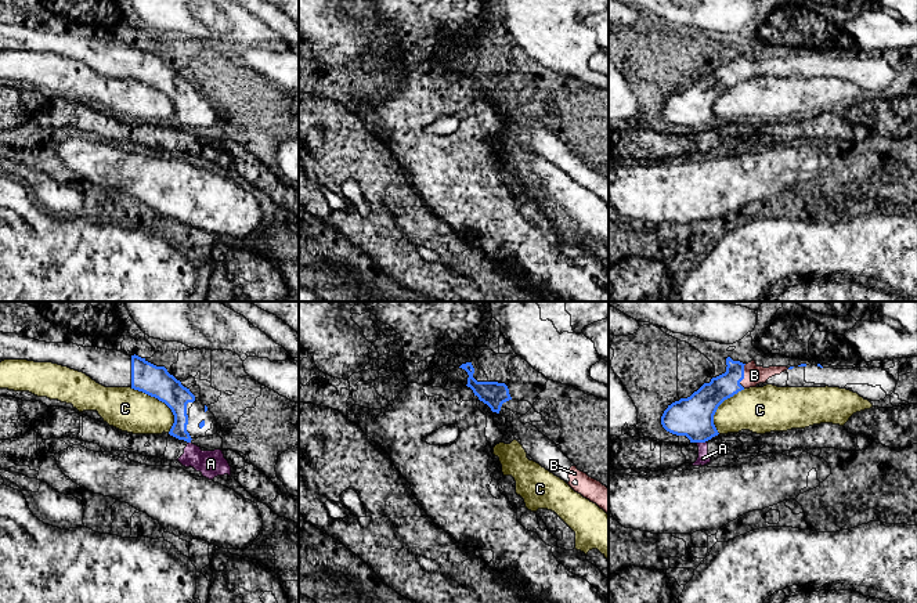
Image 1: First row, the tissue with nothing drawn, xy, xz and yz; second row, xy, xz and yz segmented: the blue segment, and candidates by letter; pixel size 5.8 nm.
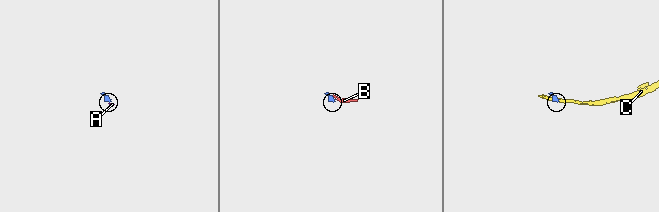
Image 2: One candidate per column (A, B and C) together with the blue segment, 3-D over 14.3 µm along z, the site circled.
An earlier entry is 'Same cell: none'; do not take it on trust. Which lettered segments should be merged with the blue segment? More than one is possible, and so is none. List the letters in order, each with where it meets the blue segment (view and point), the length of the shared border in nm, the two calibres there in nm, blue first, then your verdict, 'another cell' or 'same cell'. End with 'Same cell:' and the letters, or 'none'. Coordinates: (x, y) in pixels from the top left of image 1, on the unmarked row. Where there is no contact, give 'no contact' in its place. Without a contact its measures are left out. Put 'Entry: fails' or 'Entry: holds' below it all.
A: meets blue in yz at (700, 132); contact 70 nm long; 240 nm thick on the blue side, 70 nm on the other; another cell
B: meets blue in yz at (743, 67); contact 140 nm long; 160 nm thick on the blue side, 120 nm on the other; same cell
C: meets blue in xy at (162, 91); contact 340 nm long; 180 nm thick on the blue side, 260 nm on the other; another cell
Same cell: B
Entry: fails

